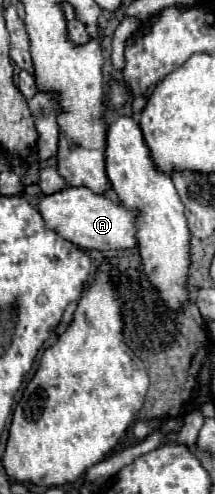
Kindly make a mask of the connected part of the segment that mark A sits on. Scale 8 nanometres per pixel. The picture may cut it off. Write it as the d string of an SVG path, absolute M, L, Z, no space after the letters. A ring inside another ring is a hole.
M65 186L55 194L41 196L37 210L45 222L45 228L57 232L61 238L85 250L127 250L137 246L137 212L127 210L121 204L115 204L107 196L95 194L85 186Z

